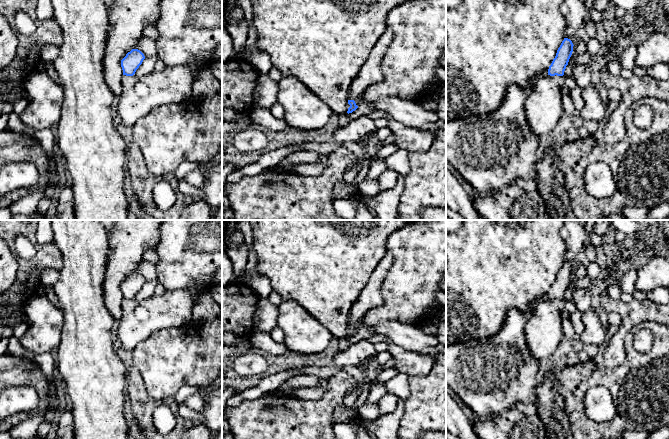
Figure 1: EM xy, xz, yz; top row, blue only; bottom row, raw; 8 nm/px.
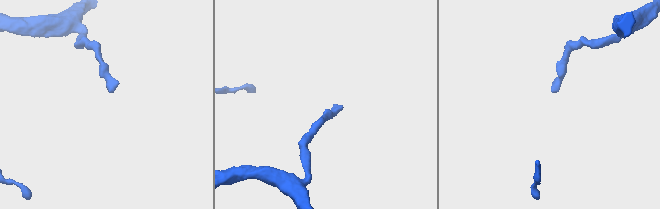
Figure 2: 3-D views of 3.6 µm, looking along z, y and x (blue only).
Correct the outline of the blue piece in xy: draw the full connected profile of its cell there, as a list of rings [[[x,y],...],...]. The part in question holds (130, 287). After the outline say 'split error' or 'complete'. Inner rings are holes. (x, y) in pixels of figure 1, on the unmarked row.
[[[132,273],[121,284],[123,299],[133,300],[145,283],[144,278],[138,273]]]; complete

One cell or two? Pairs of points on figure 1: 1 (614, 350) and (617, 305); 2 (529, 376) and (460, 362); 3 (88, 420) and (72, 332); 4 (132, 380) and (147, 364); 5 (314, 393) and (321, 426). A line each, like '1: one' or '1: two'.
1: one
2: one
3: one
4: two
5: two

